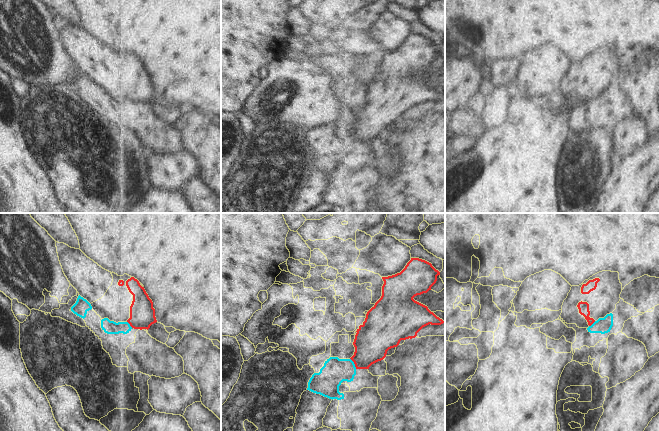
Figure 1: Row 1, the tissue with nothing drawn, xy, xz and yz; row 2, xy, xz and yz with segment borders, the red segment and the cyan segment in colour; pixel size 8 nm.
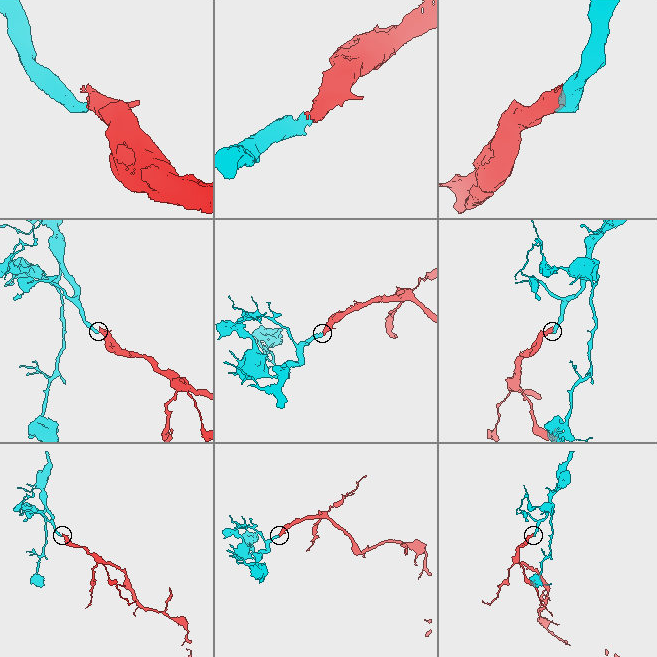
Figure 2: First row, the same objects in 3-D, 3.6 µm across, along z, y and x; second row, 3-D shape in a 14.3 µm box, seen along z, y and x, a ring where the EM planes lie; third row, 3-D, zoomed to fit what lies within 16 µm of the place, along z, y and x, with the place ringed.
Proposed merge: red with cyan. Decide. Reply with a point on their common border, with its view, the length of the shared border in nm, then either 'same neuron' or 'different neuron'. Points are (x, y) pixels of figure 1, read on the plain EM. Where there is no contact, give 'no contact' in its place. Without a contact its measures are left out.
meets red in xz at (354, 139); contact 100 nm long; different neuron

